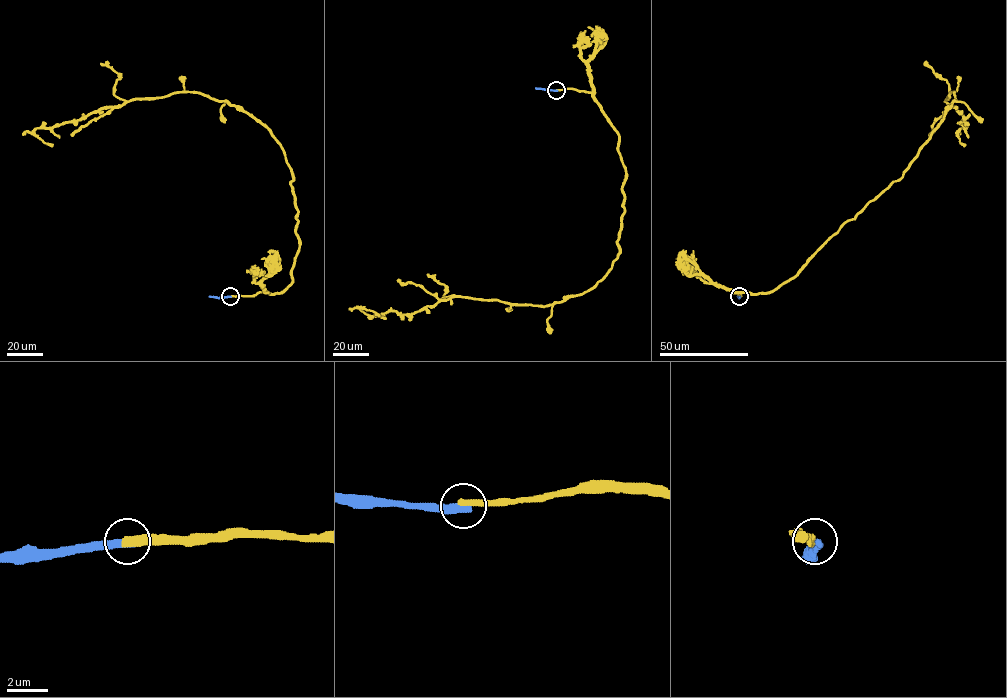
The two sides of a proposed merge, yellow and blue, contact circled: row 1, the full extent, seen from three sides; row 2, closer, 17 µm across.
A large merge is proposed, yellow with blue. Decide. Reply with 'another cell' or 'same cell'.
another cell

